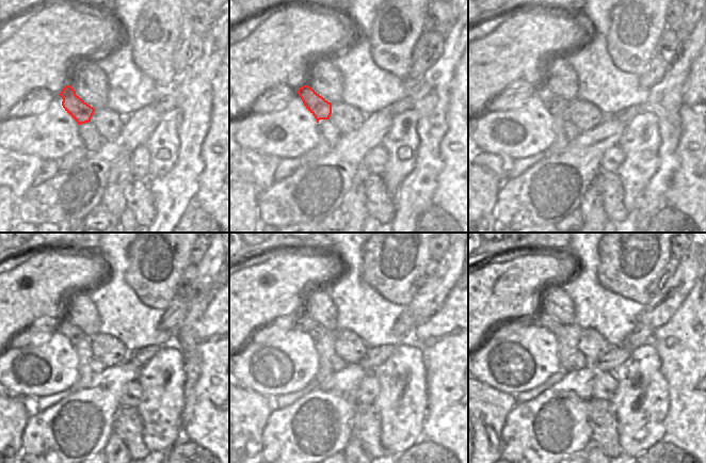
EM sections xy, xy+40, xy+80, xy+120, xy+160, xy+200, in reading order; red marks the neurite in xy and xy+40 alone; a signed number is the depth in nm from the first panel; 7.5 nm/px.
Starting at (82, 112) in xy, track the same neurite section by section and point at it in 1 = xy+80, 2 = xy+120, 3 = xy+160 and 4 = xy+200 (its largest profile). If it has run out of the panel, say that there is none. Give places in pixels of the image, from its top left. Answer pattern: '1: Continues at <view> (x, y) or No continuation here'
1: Continues at xy+80 (556, 105)
2: Continues at xy+120 (64, 326)
3: Continues at xy+160 (304, 323)
4: Continues at xy+200 (544, 320).

